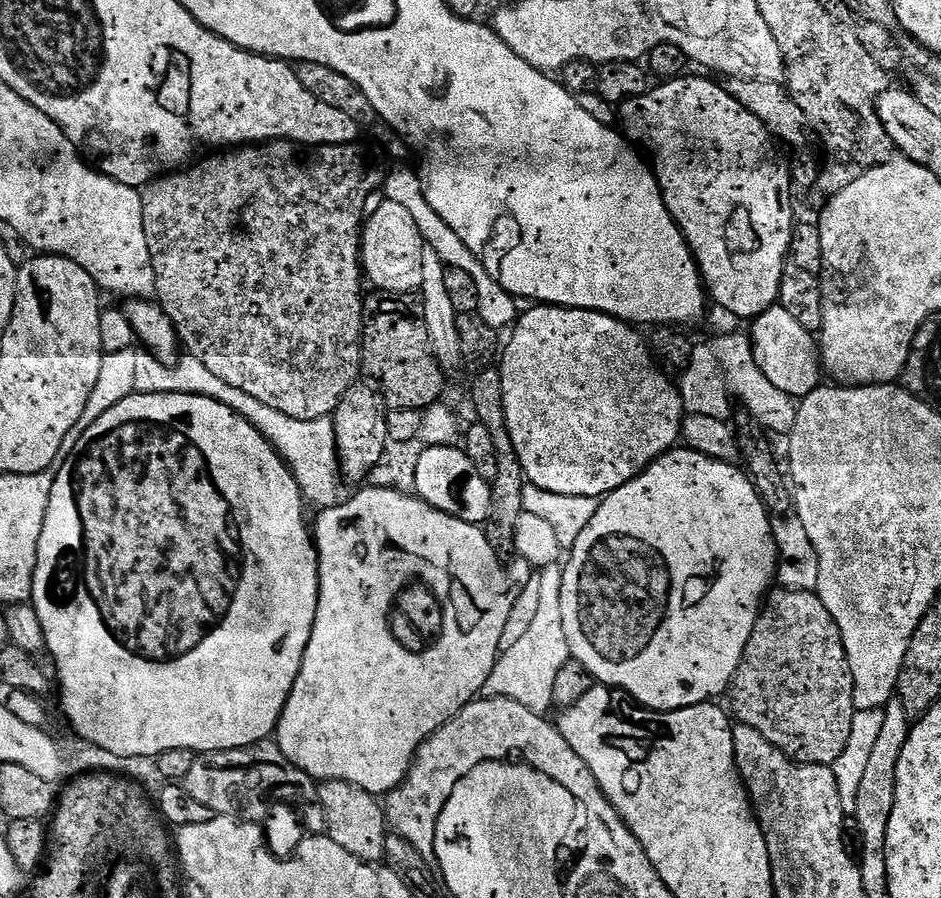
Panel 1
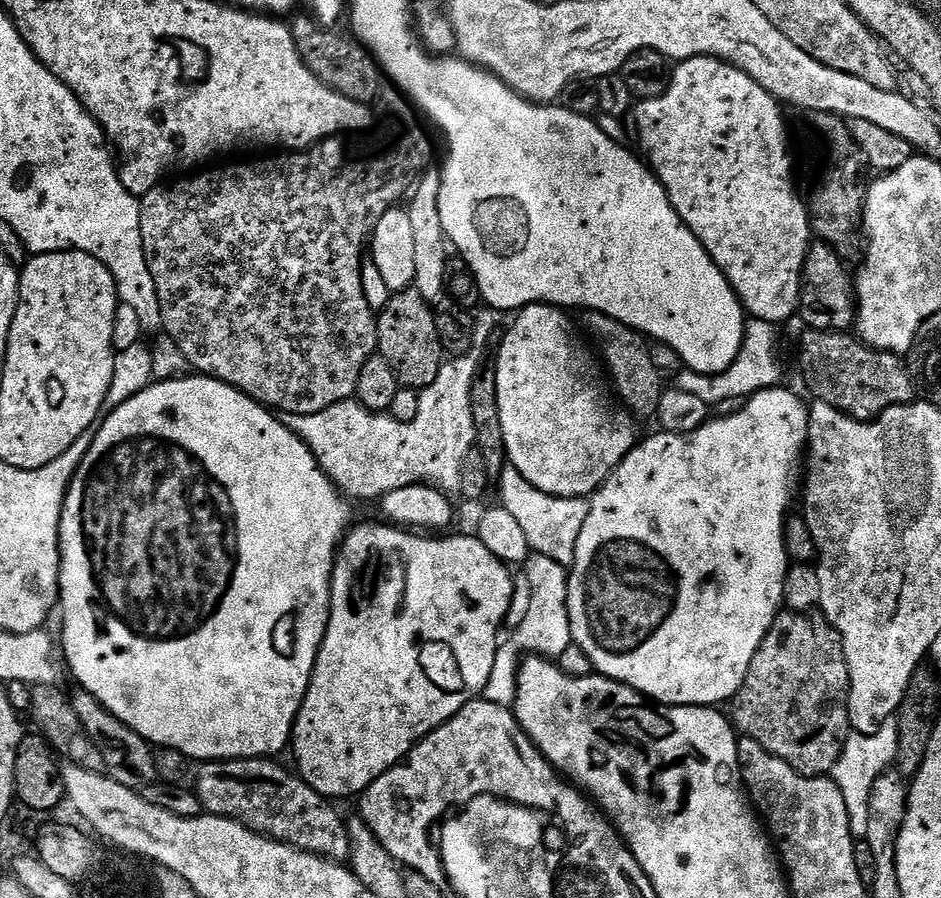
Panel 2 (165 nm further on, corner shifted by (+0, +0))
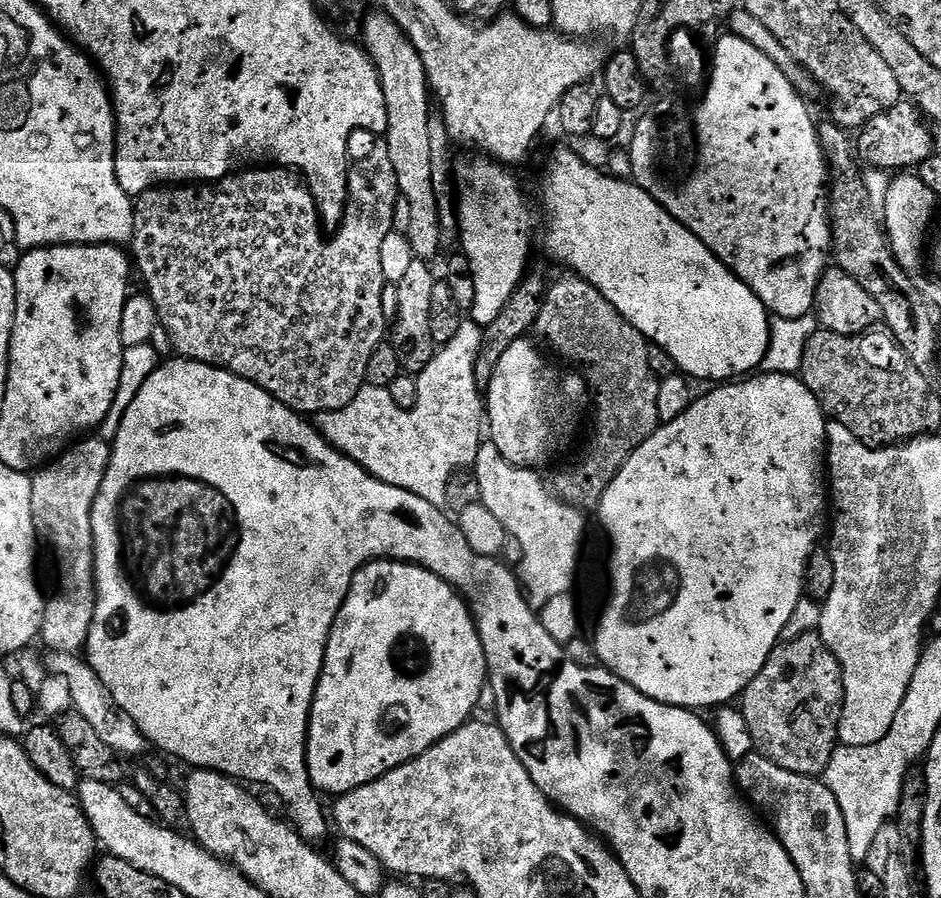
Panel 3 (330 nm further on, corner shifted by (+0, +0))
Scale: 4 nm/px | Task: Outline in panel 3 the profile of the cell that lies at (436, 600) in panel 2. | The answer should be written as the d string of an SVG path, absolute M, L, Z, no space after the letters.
M371 560L356 571L352 585L340 612L336 616L334 626L330 630L330 638L324 655L324 665L320 671L320 681L316 683L316 697L312 699L312 714L308 718L308 777L312 780L312 787L324 792L343 794L353 792L358 786L366 786L378 778L385 776L390 770L410 762L421 756L430 746L434 746L446 734L458 730L463 724L473 719L472 712L481 703L489 683L488 659L476 629L476 622L472 619L464 597L447 584L442 578L435 576L419 564L409 564L402 560Z

